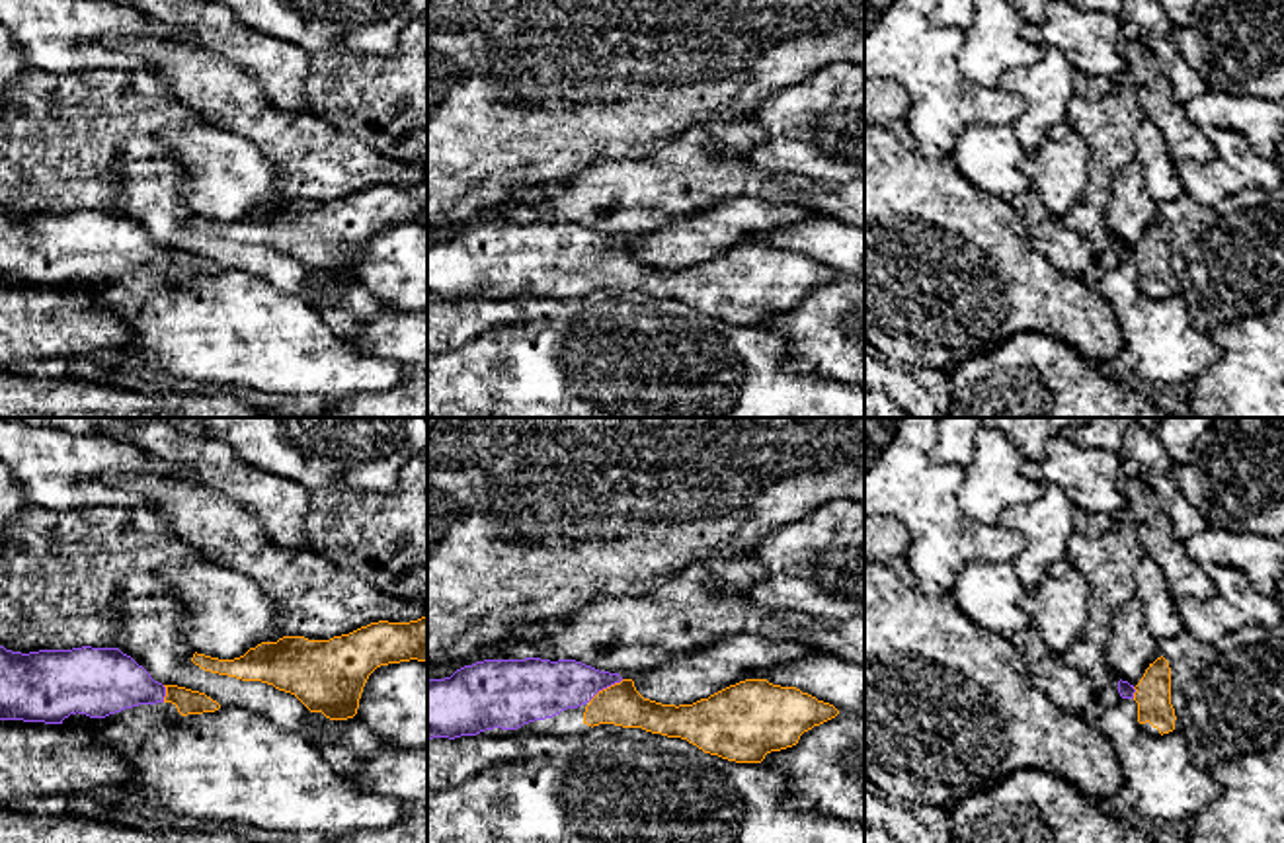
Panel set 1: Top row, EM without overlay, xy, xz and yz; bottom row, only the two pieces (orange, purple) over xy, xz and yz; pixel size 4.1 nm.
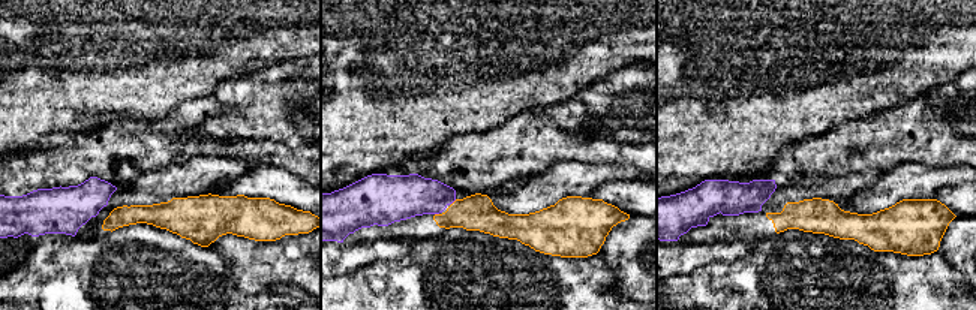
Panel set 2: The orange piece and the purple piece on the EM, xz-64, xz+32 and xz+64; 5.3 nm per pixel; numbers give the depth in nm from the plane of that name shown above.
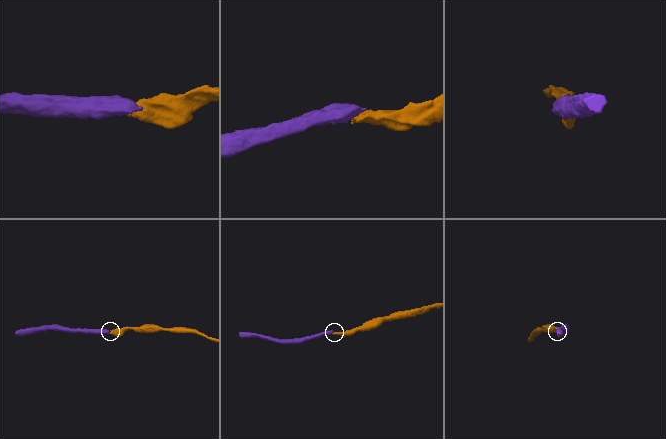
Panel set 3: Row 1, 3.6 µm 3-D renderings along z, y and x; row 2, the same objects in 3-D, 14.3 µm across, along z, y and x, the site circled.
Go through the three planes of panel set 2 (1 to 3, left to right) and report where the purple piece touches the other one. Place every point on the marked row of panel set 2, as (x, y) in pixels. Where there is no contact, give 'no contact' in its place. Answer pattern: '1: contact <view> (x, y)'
1: no contact
2: contact xz+32 (453, 202)
3: no contact

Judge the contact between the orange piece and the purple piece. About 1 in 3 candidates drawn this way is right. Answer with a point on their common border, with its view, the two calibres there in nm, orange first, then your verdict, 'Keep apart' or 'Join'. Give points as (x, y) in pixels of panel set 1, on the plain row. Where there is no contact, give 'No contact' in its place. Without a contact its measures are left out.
Touches orange at xz (607, 250). Thickness 170 nm (orange) against 220 nm. Join

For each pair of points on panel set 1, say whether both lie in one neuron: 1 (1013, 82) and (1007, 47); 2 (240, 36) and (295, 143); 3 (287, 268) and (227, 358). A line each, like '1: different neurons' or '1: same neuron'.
1: different neurons
2: different neurons
3: different neurons

